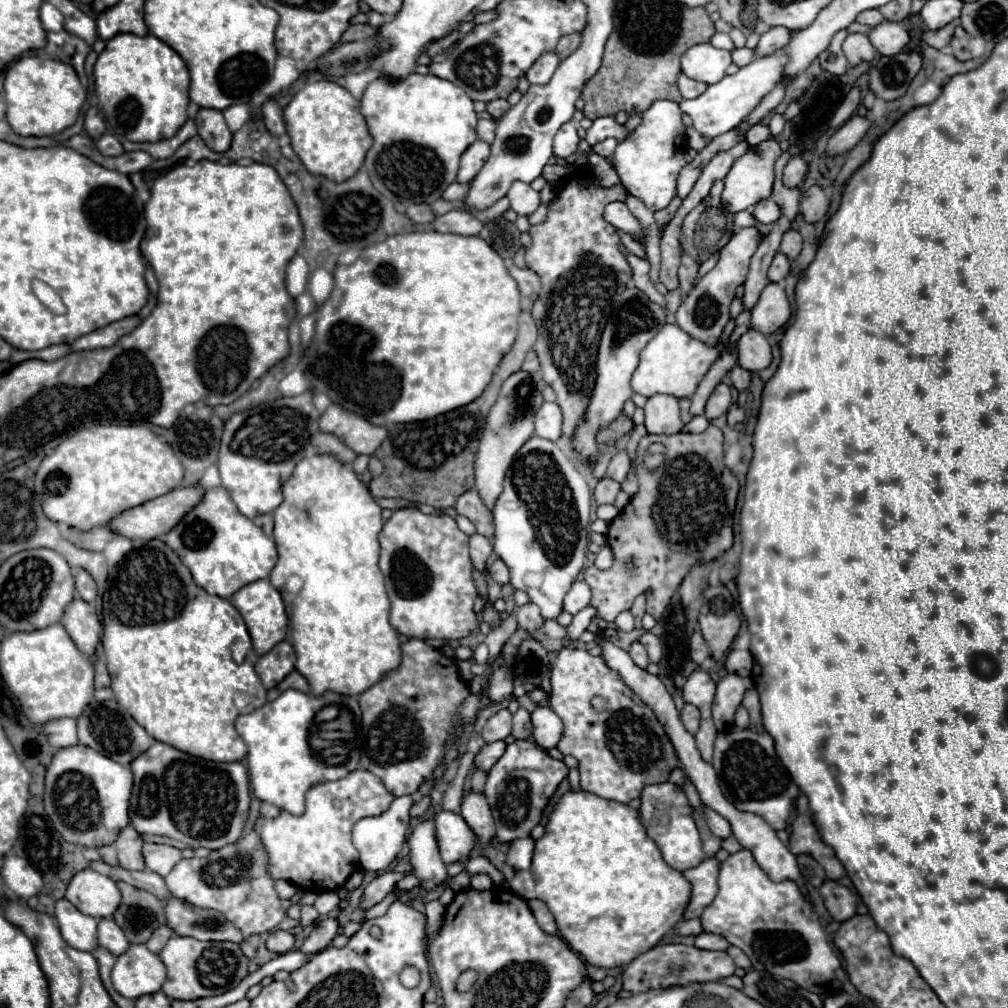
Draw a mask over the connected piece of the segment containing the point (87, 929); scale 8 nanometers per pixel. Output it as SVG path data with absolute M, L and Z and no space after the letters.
M65 898L55 902L55 918L69 946L77 950L93 950L97 946L97 918L83 914Z

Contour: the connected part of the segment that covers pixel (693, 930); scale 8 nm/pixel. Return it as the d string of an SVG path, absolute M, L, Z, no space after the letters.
M693 918L693 920L687 920L687 922L681 920L681 922L673 928L673 932L675 932L675 934L681 934L681 936L697 936L697 934L703 932L703 928L701 928L699 918Z

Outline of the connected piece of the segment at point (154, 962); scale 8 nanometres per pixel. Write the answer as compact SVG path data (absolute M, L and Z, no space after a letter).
M131 944L127 952L117 956L111 978L119 994L135 1000L137 996L159 992L167 980L167 970L145 944Z

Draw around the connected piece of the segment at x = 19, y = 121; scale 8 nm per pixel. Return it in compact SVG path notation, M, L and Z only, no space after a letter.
M23 56L5 72L5 102L7 122L13 132L19 136L53 136L75 124L85 102L85 88L73 66L59 60Z

